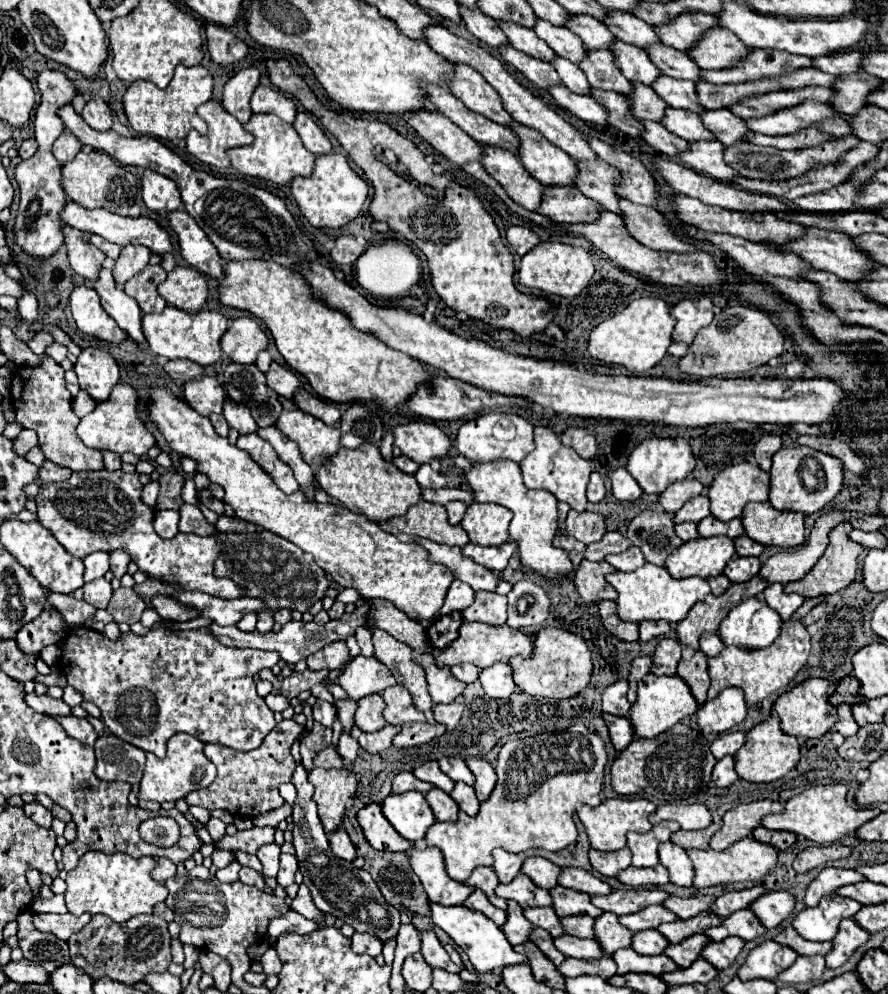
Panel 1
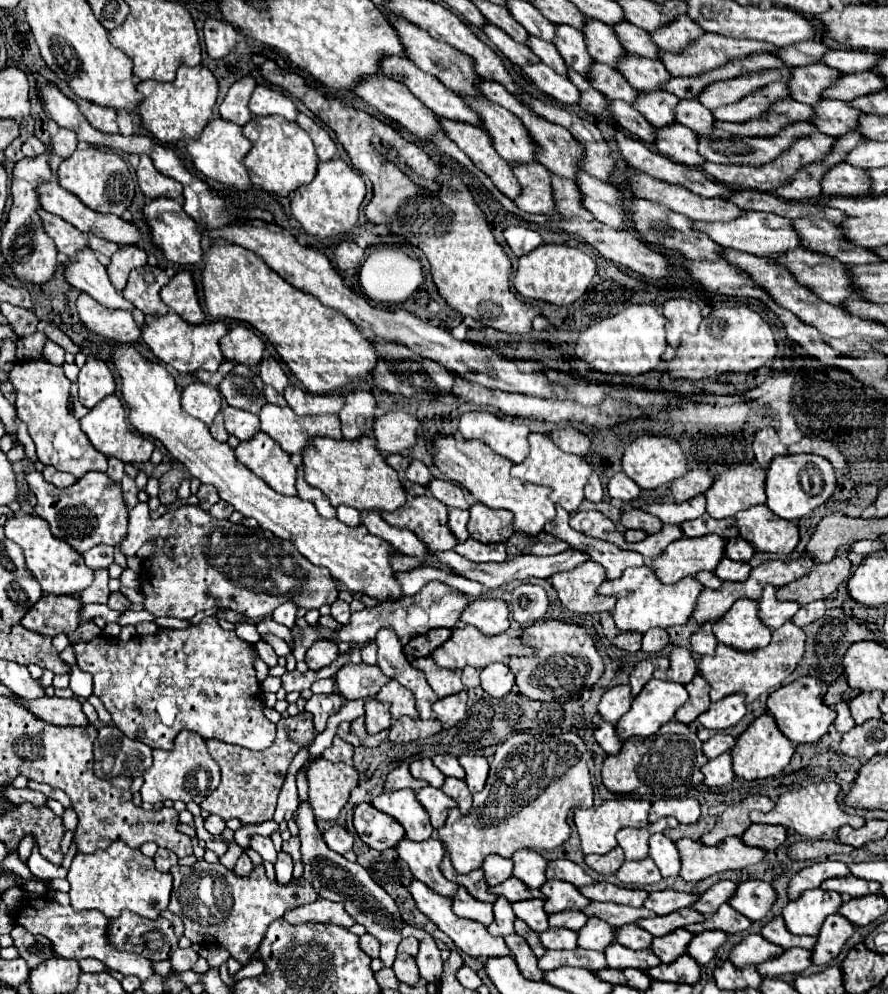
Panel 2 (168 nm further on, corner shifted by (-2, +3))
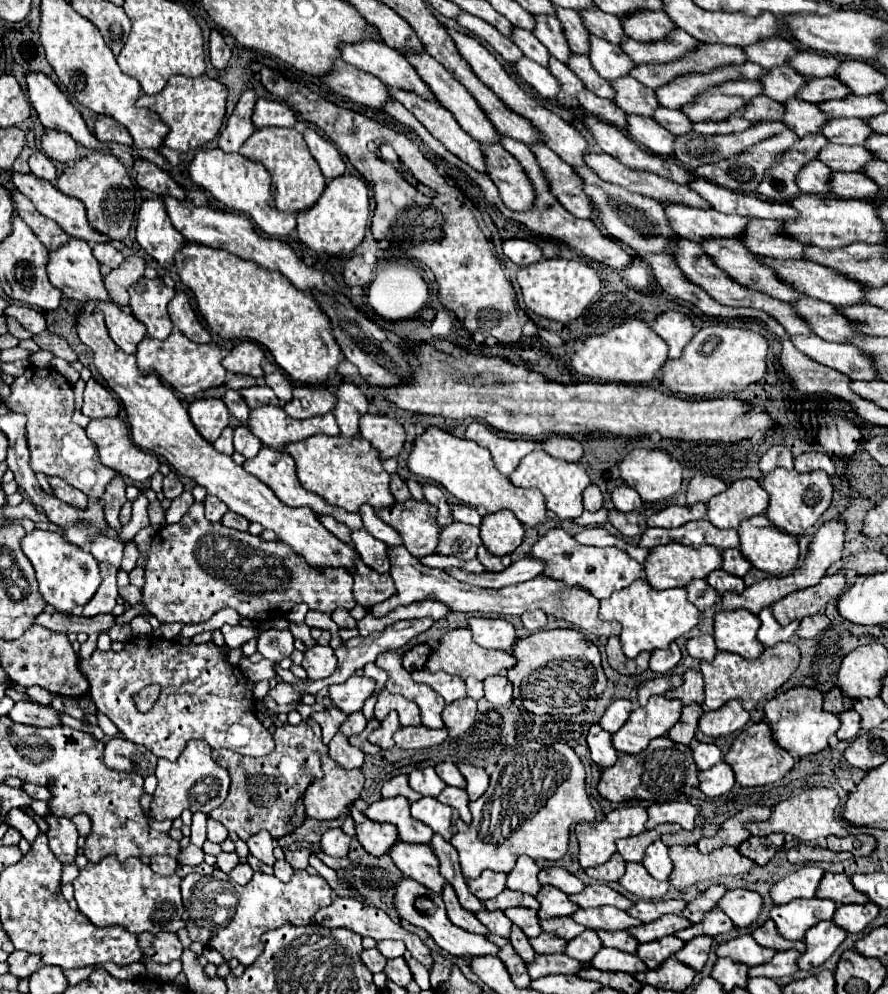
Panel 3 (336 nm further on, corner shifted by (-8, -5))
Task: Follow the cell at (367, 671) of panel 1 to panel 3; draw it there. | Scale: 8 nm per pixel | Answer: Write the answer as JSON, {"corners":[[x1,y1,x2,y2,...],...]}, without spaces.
{"corners":[[352,675,344,683,330,687,330,699,340,711,350,715,362,709,364,701,374,693,374,687,376,683,372,679]]}

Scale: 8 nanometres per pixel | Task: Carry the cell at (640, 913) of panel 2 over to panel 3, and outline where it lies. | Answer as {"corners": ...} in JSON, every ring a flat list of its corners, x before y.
{"corners":[[594,907,594,909,578,909,572,919,586,929,594,931,622,931,640,925,640,921,628,917,626,911,616,909,616,907]]}

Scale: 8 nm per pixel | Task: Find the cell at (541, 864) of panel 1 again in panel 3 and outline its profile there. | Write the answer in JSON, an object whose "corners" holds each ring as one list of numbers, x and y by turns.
{"corners":[[520,857,516,861,516,867,508,873,506,889,528,893,528,895,536,895,540,891,538,871,540,871,538,865,530,857]]}

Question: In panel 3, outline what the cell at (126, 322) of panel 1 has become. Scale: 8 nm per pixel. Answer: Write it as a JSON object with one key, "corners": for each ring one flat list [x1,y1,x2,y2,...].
{"corners":[[70,237,70,241,62,247,58,247,56,251,48,253,48,265,46,265,46,273,48,279,54,287,58,287,68,299,76,299,80,303,84,301,106,301,108,293,104,289,102,283,102,275,98,269,98,261,92,255,90,245,84,239,74,239]]}

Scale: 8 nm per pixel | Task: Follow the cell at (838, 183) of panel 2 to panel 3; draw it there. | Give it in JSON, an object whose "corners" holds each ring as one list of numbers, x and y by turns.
{"corners":[[808,161,796,175,796,185,802,193,814,193,828,197,828,177,830,169,822,161]]}

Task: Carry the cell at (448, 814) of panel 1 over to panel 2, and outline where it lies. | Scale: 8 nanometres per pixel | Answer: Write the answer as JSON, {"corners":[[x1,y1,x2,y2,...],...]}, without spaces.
{"corners":[[424,787,416,793,416,797,424,805,424,809,428,811,430,823,434,829,442,827,450,809,456,807,456,801,452,797,448,797,442,789,436,789,436,787]]}

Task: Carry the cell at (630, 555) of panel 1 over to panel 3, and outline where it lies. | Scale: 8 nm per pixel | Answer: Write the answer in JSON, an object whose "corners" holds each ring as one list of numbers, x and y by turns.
{"corners":[[548,529,530,549,528,557,544,563,542,575,554,581,562,581,566,587,580,587,592,593,596,599,606,599,614,591,628,587,632,581,644,575,644,567,634,561,626,551,618,547,586,547,568,535,564,529]]}

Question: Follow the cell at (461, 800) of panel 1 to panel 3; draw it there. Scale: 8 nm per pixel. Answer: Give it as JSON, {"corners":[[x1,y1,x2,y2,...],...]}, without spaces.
{"corners":[[446,787,438,797,436,797,440,803,444,805,450,805,454,809,458,809,460,813,460,819,464,823,470,823,472,821,472,815,470,815,470,809,468,809,468,795,464,793,464,789,458,789,458,787]]}

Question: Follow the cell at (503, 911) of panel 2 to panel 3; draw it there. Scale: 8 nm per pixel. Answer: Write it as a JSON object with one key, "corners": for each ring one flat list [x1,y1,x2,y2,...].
{"corners":[[482,909,482,911,476,913,476,917,478,917,478,921,482,925,488,927,490,933,496,933,496,935,502,935,502,937,508,939,508,931,510,931,512,923,504,917,502,911,486,911,486,909]]}

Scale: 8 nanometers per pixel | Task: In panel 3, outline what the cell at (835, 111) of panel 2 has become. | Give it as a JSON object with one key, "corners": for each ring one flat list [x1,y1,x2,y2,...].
{"corners":[[792,97,782,105,784,105,784,113,780,121,800,137,804,133,818,133,820,125,824,125,826,121,824,113,820,113,820,109,816,109,814,103,806,103]]}

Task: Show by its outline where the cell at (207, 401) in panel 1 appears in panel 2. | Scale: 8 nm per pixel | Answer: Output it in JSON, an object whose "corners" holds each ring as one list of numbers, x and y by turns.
{"corners":[[192,383,184,387,182,391,182,409,188,415,204,421,206,425,214,421,220,407,222,407,222,395,218,387,204,385,204,383]]}

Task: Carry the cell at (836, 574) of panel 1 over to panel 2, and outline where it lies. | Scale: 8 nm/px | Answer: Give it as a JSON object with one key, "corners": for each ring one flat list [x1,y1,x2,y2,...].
{"corners":[[840,553,826,565,814,565,808,575,792,581,790,585,778,587,778,599,806,605,810,601,830,597,844,581,850,579,850,569,852,563,848,553]]}

